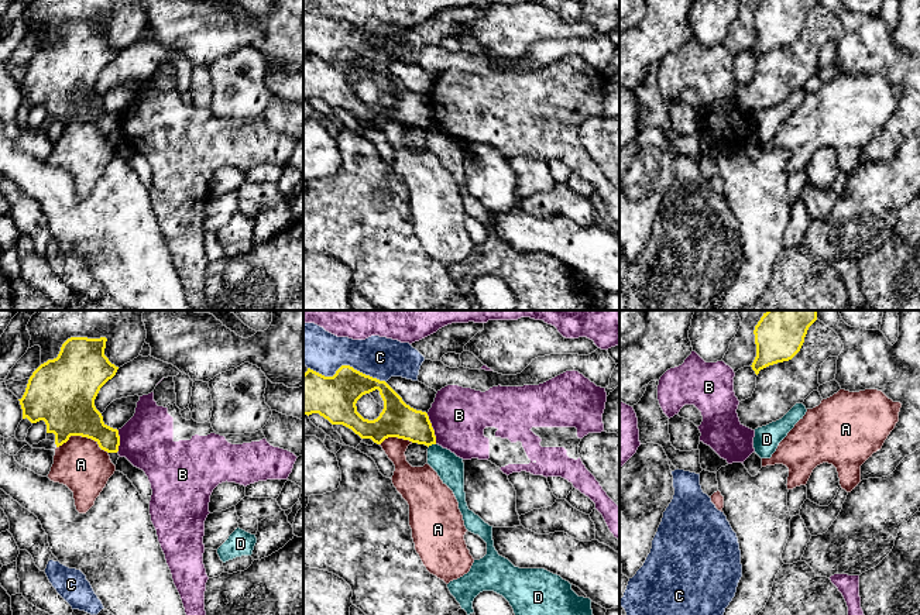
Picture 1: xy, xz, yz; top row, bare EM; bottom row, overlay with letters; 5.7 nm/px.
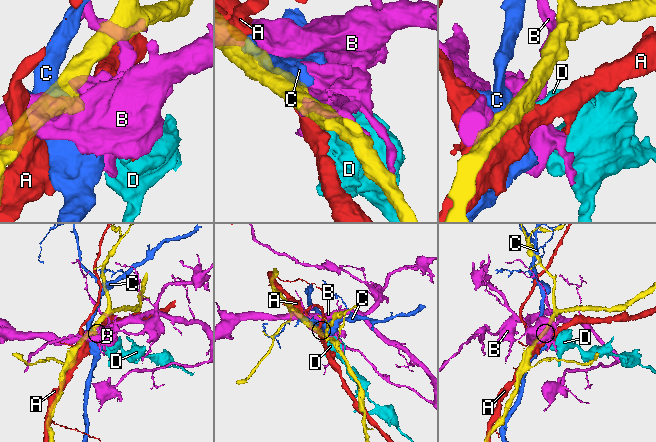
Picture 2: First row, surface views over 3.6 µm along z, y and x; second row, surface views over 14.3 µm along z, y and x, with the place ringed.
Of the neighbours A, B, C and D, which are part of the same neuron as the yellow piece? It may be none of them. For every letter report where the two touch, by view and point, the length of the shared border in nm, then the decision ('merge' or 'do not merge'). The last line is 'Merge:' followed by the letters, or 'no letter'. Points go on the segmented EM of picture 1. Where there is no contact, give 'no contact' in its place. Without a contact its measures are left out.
A: contact xy (82, 436); length 300 nm; do not merge
B: contact xz (432, 429); length 190 nm; do not merge
C: contact xz (347, 366); length 460 nm; do not merge
D: contact xz (431, 445); length 50 nm; do not merge
Merge: no letter

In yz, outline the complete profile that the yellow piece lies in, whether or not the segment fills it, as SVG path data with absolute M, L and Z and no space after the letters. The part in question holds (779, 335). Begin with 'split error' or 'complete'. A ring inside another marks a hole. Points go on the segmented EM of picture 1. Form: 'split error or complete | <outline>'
complete | M768 310L755 326L756 357L752 370L761 370L792 360L801 348L809 327L817 320L817 310Z

